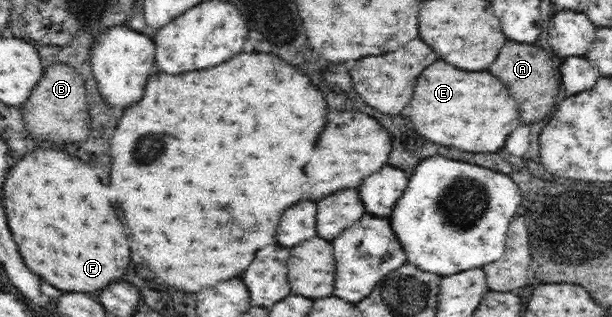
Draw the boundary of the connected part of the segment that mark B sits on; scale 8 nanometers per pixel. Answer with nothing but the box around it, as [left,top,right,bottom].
[23,63,91,145]

